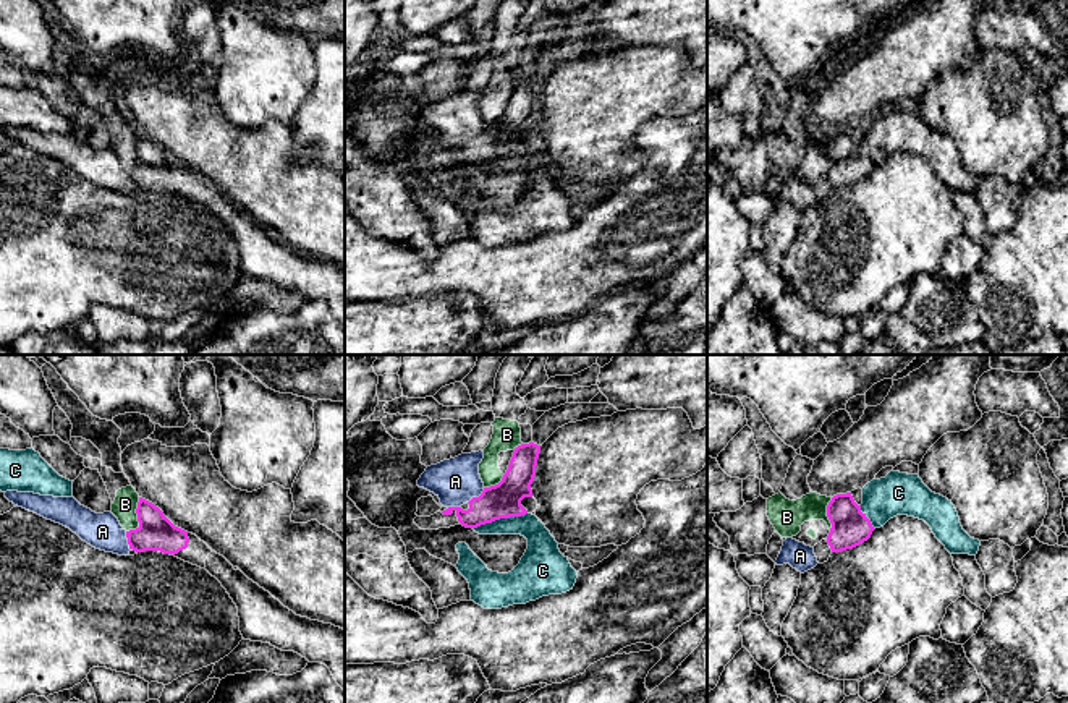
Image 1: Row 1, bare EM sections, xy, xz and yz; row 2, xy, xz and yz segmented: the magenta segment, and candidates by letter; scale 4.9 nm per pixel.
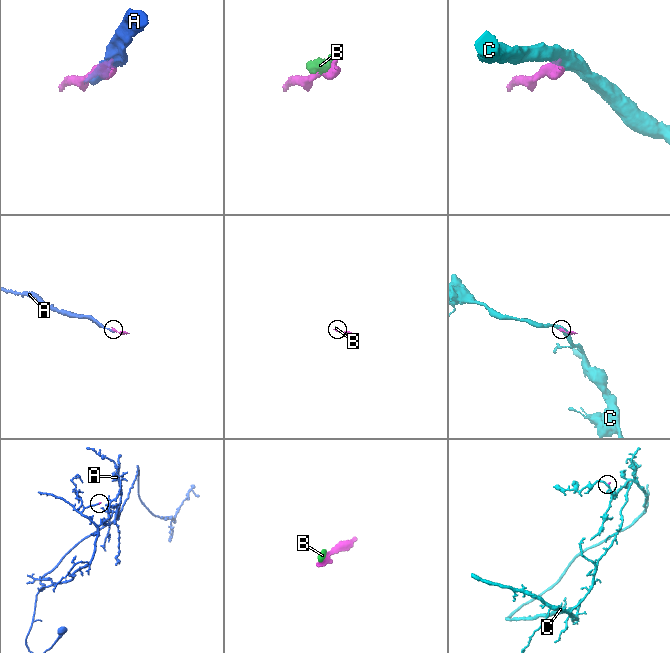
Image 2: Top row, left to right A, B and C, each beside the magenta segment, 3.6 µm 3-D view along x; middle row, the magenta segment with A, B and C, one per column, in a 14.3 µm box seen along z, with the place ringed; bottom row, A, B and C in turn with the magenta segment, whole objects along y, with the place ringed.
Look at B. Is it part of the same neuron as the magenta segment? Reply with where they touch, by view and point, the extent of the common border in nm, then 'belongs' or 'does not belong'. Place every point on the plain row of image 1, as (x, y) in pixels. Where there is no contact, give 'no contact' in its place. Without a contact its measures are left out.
meets magenta in xy at (138, 154); contact 190 nm long; does not belong

